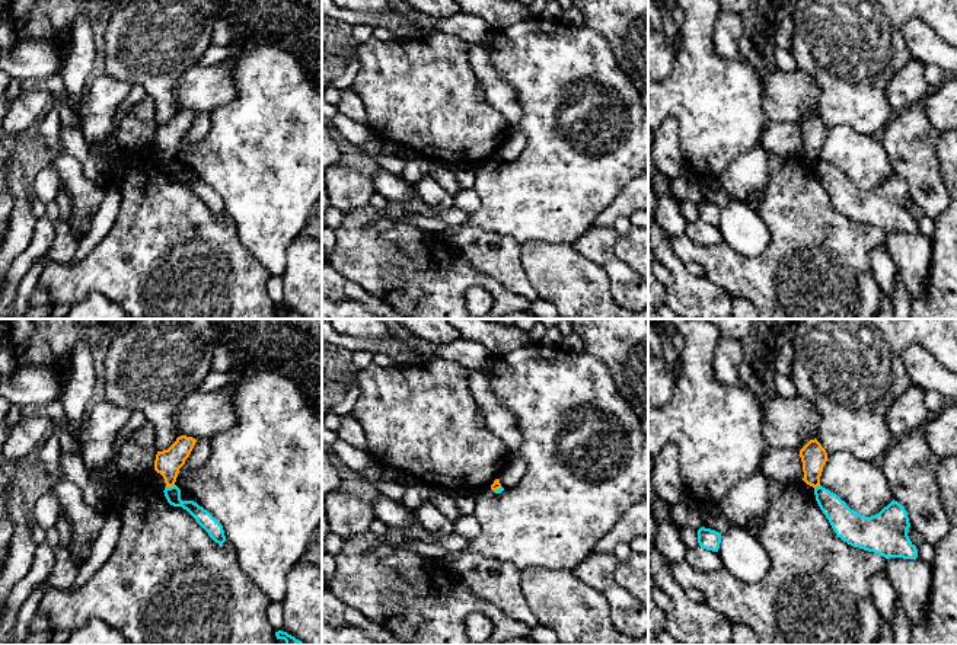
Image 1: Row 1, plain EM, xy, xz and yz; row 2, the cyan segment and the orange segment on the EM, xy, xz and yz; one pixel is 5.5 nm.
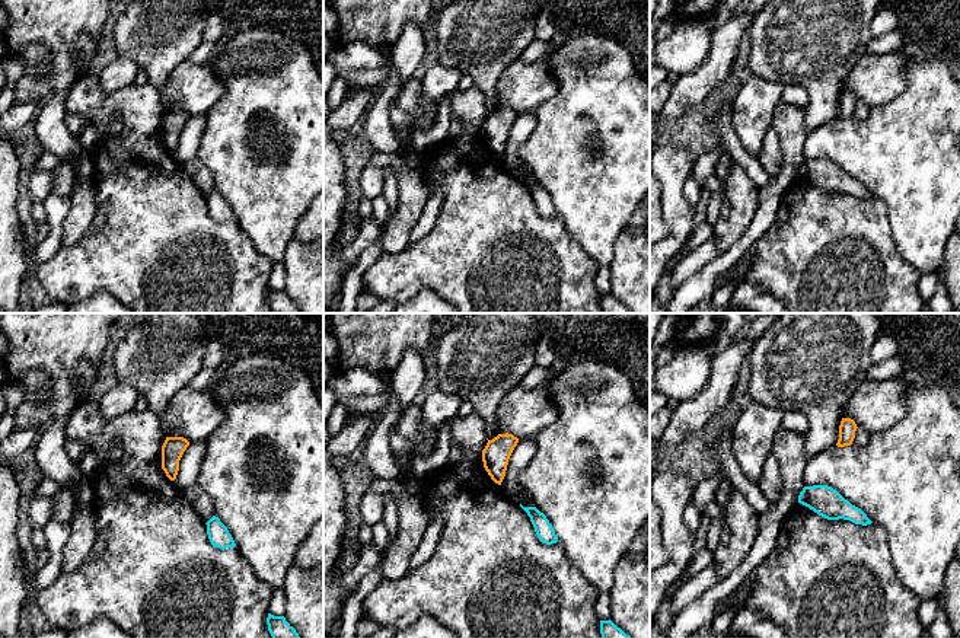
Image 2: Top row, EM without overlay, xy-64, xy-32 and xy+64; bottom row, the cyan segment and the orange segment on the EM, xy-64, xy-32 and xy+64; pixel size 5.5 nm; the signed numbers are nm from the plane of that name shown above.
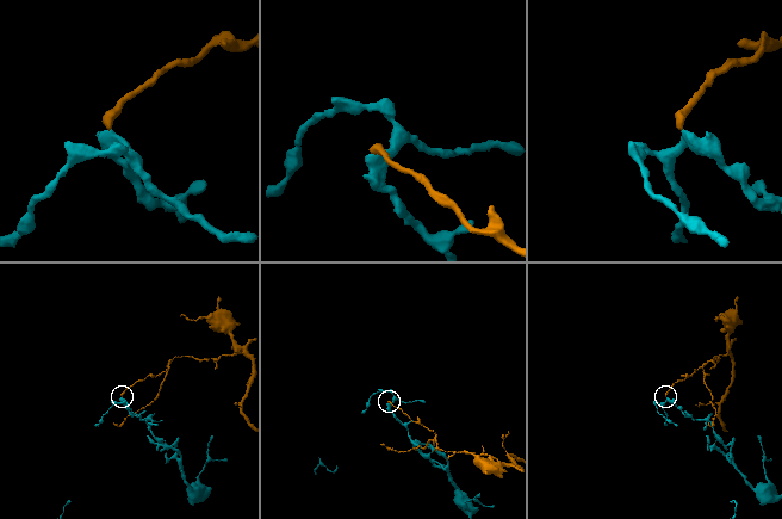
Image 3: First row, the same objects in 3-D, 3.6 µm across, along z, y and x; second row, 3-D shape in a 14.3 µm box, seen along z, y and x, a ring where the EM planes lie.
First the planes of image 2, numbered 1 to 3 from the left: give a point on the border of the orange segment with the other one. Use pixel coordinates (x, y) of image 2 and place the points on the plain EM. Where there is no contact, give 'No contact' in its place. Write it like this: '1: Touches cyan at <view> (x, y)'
1: No contact
2: No contact
3: No contact

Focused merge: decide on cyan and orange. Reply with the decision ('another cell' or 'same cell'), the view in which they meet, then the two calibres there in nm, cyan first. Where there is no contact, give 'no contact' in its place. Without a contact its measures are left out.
another cell; contact in xy; calibres 90 and 140 nm

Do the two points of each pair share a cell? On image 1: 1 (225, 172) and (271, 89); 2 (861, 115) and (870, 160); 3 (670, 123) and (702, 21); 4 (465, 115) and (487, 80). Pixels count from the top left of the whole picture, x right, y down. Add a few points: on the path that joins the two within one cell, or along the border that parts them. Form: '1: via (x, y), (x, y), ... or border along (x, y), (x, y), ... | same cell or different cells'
1: via (241, 152), (271, 121), (271, 109) | same cell
2: border along (832, 125), (851, 125), (873, 137) | different cells
3: border along (667, 115), (678, 124), (680, 150) | different cells
4: border along (484, 92), (484, 98), (504, 120) | different cells

